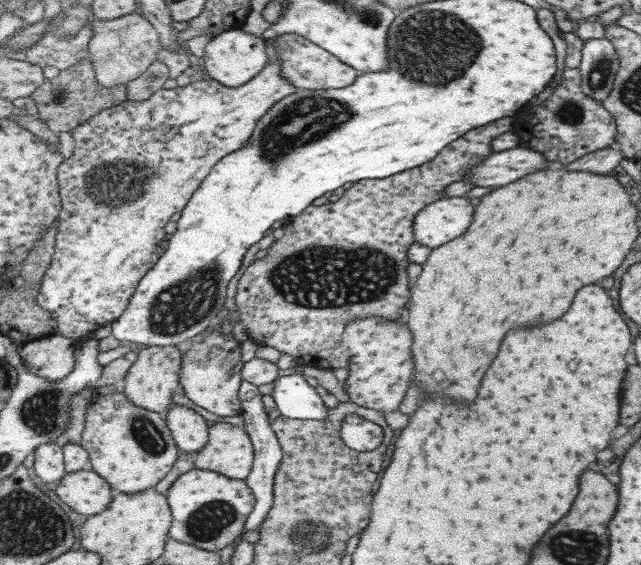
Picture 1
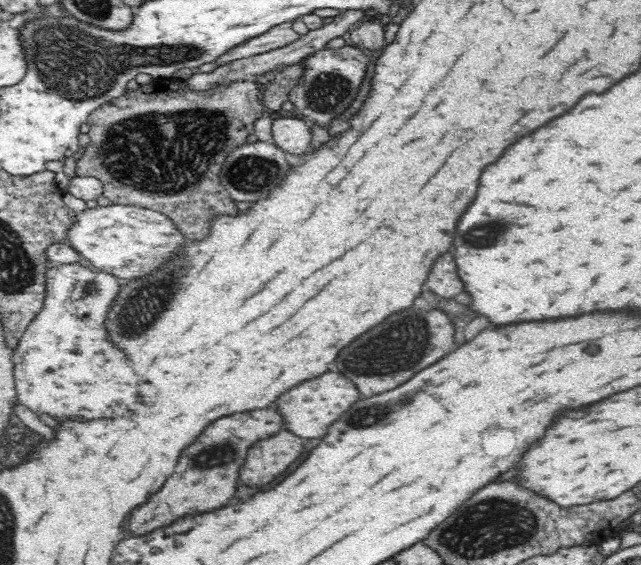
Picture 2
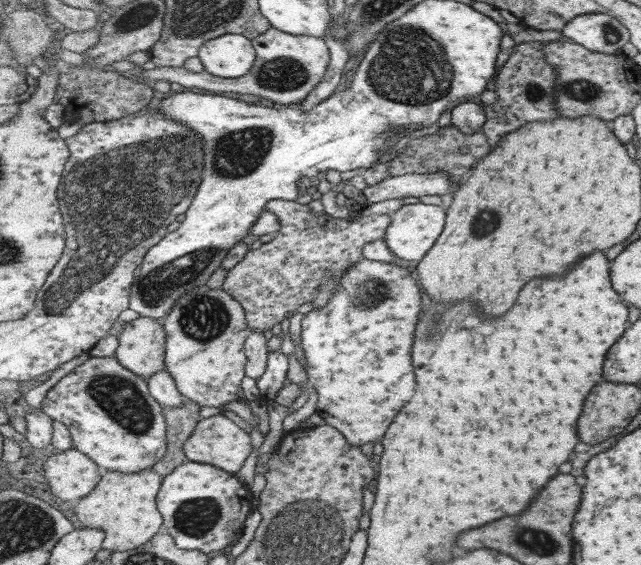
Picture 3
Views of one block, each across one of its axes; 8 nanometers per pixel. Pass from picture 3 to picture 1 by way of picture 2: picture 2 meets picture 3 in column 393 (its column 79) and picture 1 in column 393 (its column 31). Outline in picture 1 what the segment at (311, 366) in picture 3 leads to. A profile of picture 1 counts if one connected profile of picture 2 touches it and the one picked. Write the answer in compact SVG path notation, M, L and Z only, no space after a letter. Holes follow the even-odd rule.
M381 316L355 320L345 328L346 350L350 352L349 375L343 391L350 402L379 411L395 411L405 400L415 374L415 336L404 320L389 322Z

